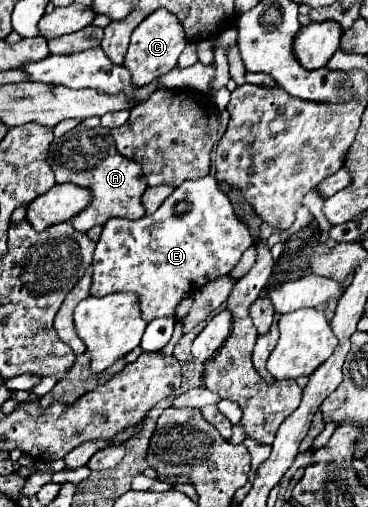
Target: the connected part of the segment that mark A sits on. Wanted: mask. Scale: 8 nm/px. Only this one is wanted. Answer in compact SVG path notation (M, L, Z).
M98 117L84 119L70 133L56 137L54 145L50 145L46 161L54 169L56 183L76 183L92 193L92 201L88 203L88 207L74 219L70 219L76 231L86 233L94 225L104 225L110 217L126 217L126 219L144 217L140 197L142 191L146 189L146 181L142 179L142 169L138 163L122 157L116 151L110 131L100 125Z

